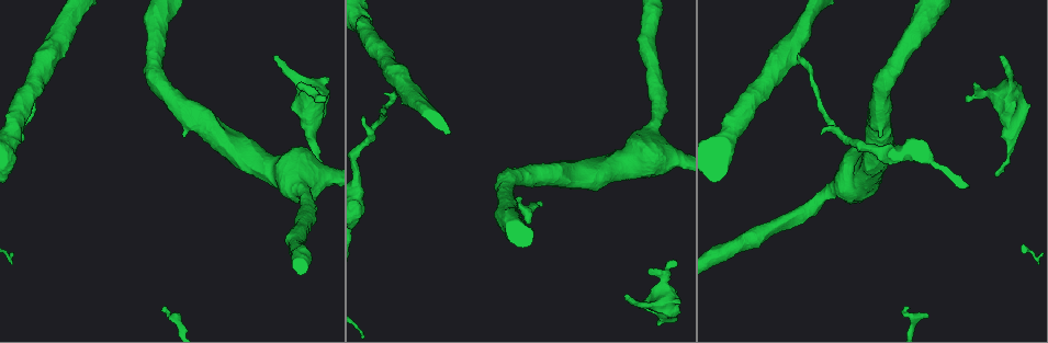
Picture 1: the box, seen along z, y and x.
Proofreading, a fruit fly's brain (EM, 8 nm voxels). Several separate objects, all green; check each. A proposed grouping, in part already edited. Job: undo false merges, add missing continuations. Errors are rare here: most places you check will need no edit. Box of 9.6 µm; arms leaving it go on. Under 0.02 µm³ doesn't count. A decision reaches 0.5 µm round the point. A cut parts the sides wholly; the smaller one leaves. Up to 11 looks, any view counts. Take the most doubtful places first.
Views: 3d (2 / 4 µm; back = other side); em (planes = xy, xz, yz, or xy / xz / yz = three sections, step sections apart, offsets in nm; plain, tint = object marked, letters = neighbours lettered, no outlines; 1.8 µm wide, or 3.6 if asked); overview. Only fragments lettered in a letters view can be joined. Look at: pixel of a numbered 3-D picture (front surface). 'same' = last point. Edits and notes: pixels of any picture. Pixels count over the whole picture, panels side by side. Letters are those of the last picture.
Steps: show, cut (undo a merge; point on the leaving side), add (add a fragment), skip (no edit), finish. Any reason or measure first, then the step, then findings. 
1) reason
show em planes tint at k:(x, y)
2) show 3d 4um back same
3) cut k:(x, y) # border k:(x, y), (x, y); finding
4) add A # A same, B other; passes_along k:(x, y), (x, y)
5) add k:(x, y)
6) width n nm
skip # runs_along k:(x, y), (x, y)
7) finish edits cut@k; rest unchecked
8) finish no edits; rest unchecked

an open end
show em yz step 4 tint at 1:(275, 57)

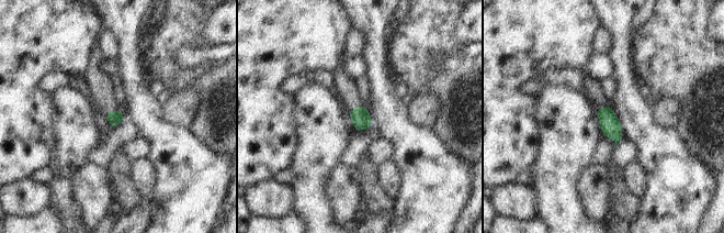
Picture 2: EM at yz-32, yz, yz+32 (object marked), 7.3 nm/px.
show em planes letters same

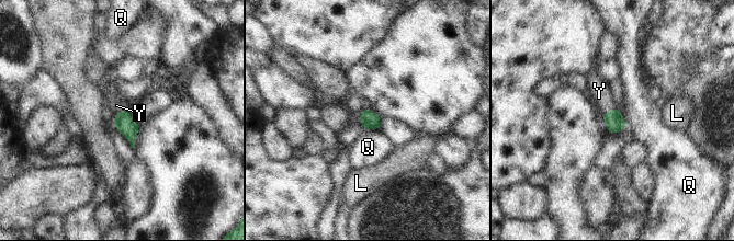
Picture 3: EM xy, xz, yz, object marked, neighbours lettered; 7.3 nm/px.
width 130 nm
add Y # L other, Q other, Y same; passes_along 3:(123, 122), (123, 108), (116, 105); it goes on there

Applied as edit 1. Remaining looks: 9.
show overview

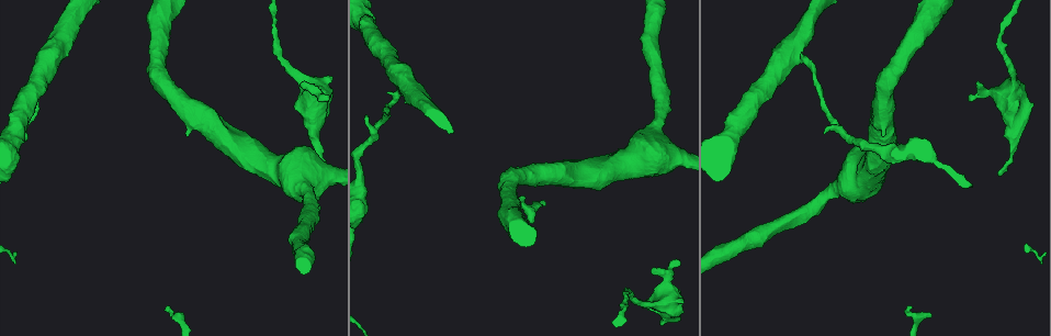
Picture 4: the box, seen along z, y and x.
free end
show 3d 4um at 4:(679, 290)

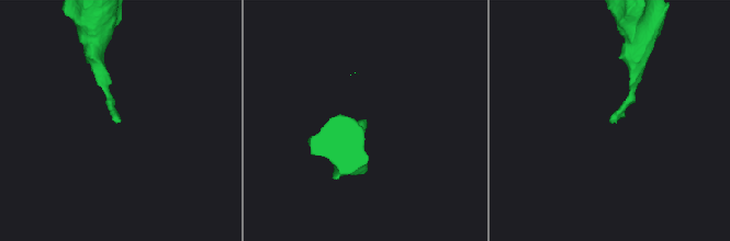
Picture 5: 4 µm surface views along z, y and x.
show em planes letters at 5:(366, 119)

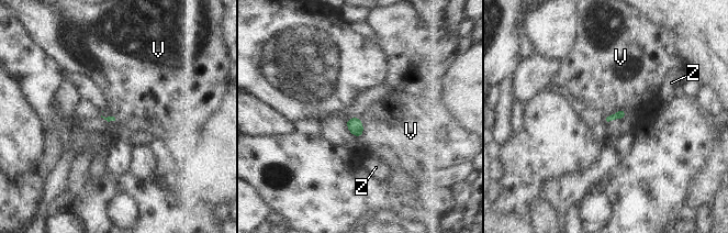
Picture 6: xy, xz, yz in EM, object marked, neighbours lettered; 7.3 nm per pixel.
skip # V other, Z other; border 6:(627, 110), (619, 109), (606, 118); no lettered fragment goes on from it

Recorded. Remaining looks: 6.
branch stops here
show em planes letters at 4:(971, 98)

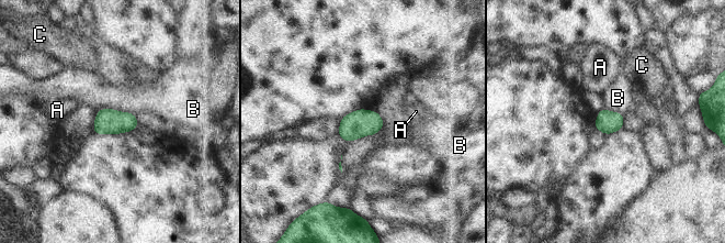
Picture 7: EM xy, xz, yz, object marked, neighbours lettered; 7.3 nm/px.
skip # A other, B other, C other; none of them fits

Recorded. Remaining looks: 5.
finish edits add@3; rest unchecked

